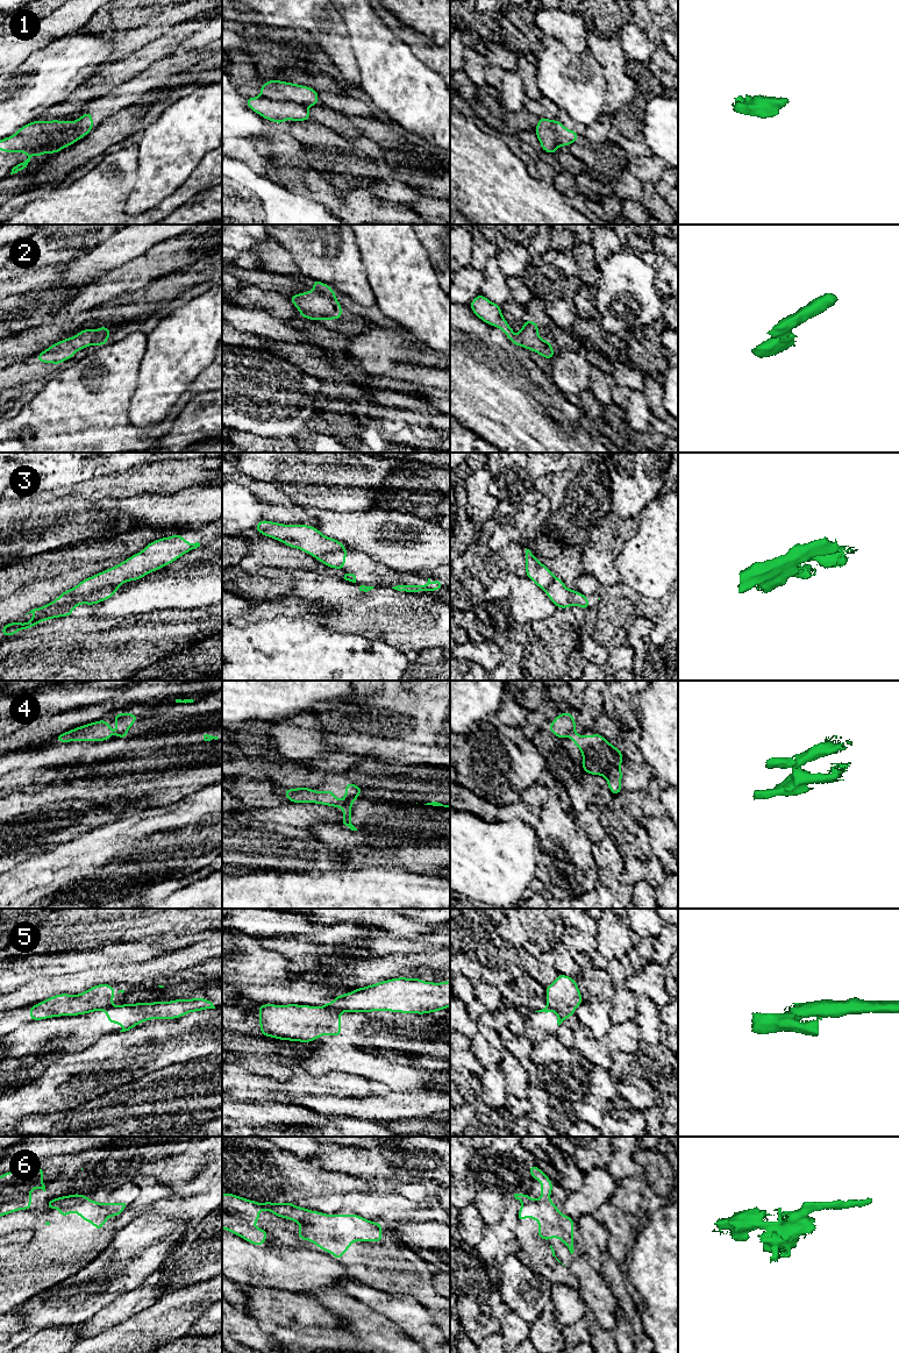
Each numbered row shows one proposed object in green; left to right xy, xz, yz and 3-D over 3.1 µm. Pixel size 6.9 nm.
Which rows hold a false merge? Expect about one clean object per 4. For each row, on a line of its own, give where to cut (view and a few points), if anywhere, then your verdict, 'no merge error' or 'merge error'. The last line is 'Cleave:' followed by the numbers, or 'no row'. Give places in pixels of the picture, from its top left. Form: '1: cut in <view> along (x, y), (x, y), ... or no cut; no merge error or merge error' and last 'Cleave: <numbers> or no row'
1: cut in xy along (75, 123), (65, 130), (56, 130), (31, 152); merge error
2: cut in xz along (315, 291), (330, 296), (334, 299); merge error
3: cut in xy along (118, 584), (97, 590), (84, 602); merge error
4: cut in xz along (354, 798), (341, 807); merge error
5: cut in xz along (322, 1005), (340, 1012); merge error
6: cut in xy along (86, 1197), (77, 1204), (59, 1208); merge error
Cleave: 1, 2, 3, 4, 5, 6

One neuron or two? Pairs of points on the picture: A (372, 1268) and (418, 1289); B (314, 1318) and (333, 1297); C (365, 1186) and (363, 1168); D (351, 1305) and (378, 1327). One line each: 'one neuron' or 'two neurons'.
A: one neuron
B: two neurons
C: two neurons
D: one neuron

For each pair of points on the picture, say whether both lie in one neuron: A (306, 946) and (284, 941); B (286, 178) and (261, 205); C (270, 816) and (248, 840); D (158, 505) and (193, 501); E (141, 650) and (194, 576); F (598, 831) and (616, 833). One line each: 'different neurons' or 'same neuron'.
A: same neuron
B: different neurons
C: different neurons
D: same neuron
E: different neurons
F: different neurons

